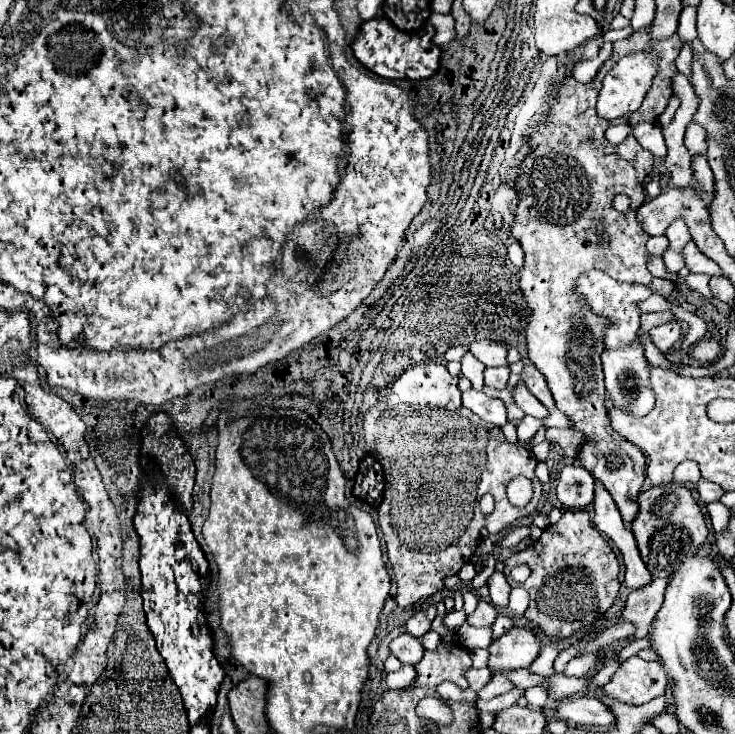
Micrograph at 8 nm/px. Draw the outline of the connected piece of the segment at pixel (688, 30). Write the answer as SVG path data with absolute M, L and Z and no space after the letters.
M686 6L682 10L678 34L682 36L684 42L690 42L692 38L696 38L696 8L694 6Z

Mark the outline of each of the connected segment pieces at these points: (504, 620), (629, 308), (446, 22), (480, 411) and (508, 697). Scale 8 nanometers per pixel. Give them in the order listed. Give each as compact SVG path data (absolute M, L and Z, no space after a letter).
M498 616L496 622L494 622L494 638L500 638L500 636L506 634L512 626L514 626L512 618L508 618L508 616Z
M590 270L586 274L582 274L578 280L576 280L576 287L574 289L575 294L580 294L588 304L590 308L600 314L600 316L606 316L614 322L614 326L610 326L606 330L606 338L604 338L604 344L606 348L616 348L616 346L622 346L622 344L628 344L630 340L636 338L636 330L638 330L638 302L640 300L646 300L652 292L650 288L642 286L642 284L628 284L628 282L618 282L614 278L610 278L608 274L604 272L598 272L598 270Z
M432 14L430 16L430 20L428 20L432 26L434 26L434 30L436 30L436 34L434 34L434 38L432 38L432 42L436 44L436 46L444 46L444 44L448 44L450 40L454 40L454 18L448 14L448 16L436 16L436 14Z
M470 388L470 390L462 392L462 404L464 404L464 408L472 410L474 414L478 414L486 422L492 422L496 426L506 424L506 406L504 406L504 402L484 394L482 390Z
M514 686L510 692L502 694L502 696L496 696L496 698L492 698L492 700L476 700L476 708L478 708L478 710L488 710L488 712L500 712L500 710L504 710L504 708L514 706L514 704L518 702L518 698L524 696L524 692L526 692L526 690Z

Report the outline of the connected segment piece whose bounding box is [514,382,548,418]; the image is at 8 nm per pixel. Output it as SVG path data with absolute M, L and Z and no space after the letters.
M520 382L520 384L516 386L516 390L514 390L514 400L516 400L516 404L518 404L526 414L530 414L530 416L534 416L534 418L546 418L546 416L548 416L546 406L540 404L540 400L524 386L524 382Z

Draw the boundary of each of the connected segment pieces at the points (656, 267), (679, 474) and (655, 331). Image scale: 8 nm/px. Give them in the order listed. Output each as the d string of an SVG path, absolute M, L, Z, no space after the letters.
M648 256L648 270L650 270L650 274L652 274L654 278L676 280L676 276L668 272L668 268L666 268L664 260L662 260L662 258L658 258L658 256Z
M682 462L674 470L674 480L680 482L680 484L686 484L686 482L696 484L700 480L700 468L698 468L698 464L694 464L694 462Z
M672 320L668 324L656 326L650 330L650 338L652 338L654 346L664 354L674 346L676 340L680 340L680 324L676 320Z

